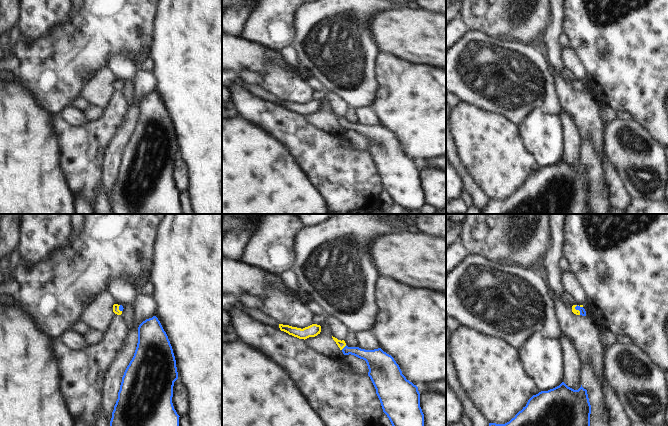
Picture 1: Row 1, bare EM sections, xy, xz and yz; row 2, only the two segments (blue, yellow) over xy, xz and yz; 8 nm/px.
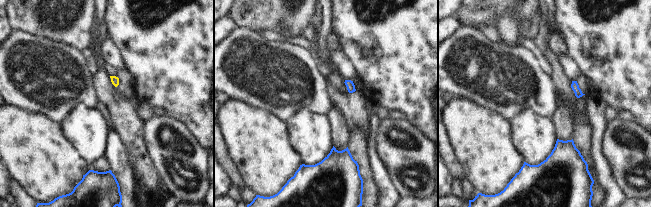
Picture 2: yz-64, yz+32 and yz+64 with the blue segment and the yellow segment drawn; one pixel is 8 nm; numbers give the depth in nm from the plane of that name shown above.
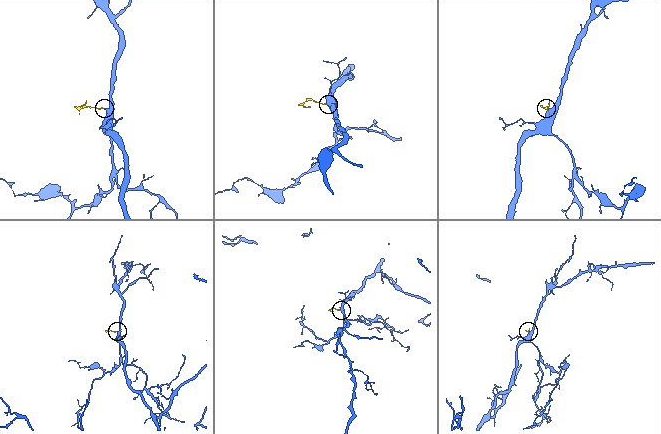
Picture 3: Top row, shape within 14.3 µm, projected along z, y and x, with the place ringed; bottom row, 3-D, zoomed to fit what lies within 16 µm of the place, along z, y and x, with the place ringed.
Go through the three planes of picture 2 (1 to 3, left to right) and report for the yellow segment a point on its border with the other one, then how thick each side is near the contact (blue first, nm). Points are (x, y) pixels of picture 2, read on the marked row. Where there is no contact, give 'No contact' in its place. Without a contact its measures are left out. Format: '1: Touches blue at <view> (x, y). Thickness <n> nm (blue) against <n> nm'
1: No contact
2: No contact
3: No contact.

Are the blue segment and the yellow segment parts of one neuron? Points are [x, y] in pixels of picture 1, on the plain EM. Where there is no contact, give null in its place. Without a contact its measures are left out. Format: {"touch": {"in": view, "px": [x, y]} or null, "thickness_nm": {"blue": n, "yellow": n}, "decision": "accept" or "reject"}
{"touch": {"in": "xz", "px": [344, 123]}, "thickness_nm": {"blue": 140, "yellow": 60}, "decision": "accept"}

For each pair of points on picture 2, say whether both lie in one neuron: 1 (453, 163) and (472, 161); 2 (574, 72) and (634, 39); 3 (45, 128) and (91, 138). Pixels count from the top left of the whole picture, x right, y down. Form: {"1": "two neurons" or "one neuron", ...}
{"1": "two neurons", "2": "two neurons", "3": "two neurons"}

